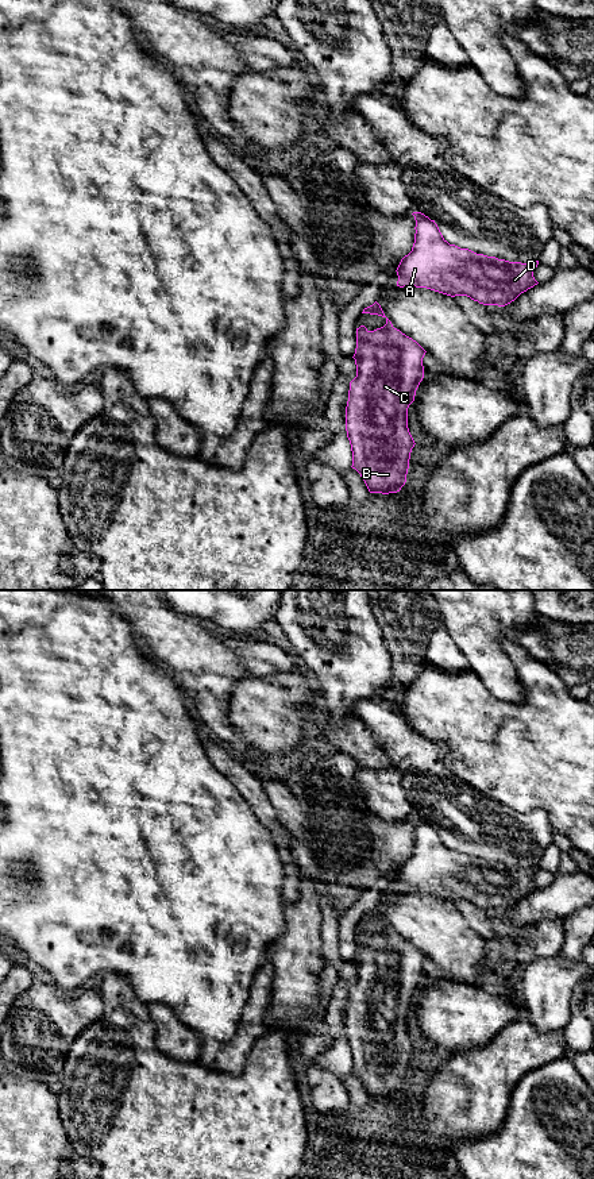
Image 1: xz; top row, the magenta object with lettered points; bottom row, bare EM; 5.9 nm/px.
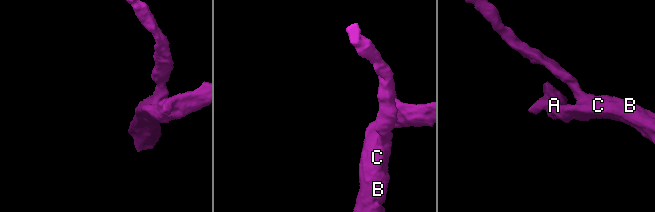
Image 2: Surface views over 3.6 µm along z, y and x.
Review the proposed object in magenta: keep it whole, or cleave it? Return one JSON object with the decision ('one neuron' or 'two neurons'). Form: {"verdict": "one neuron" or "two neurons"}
{"verdict": "one neuron"}

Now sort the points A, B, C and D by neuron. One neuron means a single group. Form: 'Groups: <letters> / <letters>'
Groups: A B C D

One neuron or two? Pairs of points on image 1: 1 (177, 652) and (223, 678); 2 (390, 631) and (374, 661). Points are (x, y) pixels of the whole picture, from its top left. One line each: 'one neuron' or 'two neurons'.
1: one neuron
2: two neurons

